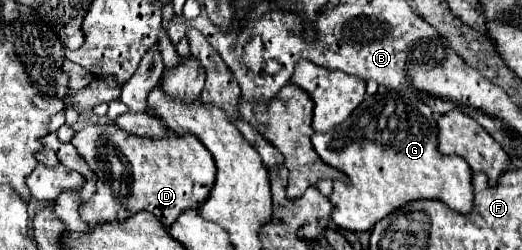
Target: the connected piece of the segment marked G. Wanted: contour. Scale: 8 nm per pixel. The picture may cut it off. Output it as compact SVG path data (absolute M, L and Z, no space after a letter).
M409 91L367 95L343 125L327 133L313 133L311 141L327 165L349 177L349 183L335 180L329 197L333 203L331 219L339 229L369 231L391 211L417 199L439 199L453 211L471 211L473 191L467 161L437 151L437 121L433 111Z

